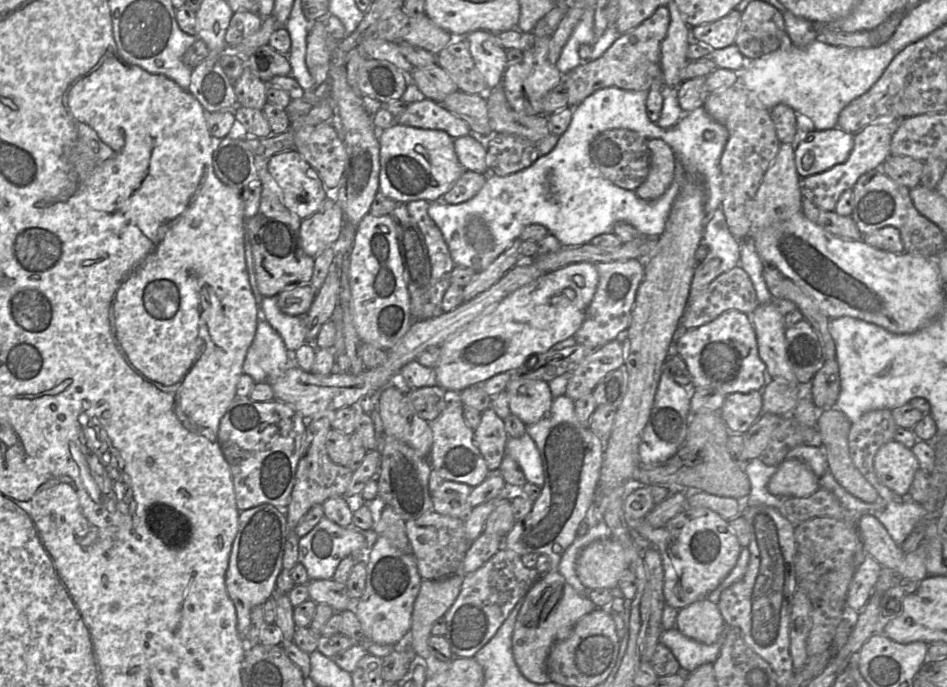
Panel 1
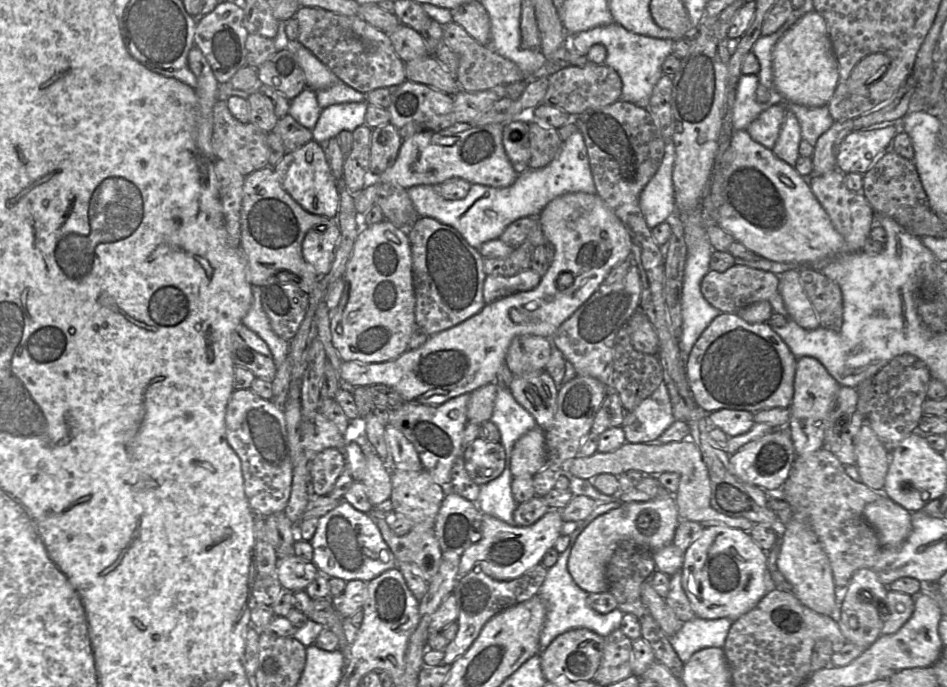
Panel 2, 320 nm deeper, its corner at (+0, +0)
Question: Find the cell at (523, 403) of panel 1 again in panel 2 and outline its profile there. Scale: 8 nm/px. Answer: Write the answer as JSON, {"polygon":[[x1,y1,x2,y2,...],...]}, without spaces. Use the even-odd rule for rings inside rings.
{"polygon":[[519,335,511,341,505,363,513,375,545,370,551,355,551,341,538,335]]}

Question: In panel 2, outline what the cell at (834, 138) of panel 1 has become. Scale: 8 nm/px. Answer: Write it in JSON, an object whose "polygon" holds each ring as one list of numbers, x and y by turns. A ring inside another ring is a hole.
{"polygon":[[895,124,851,131,839,147,836,169,843,174,864,174,883,152,891,149,898,131]]}

